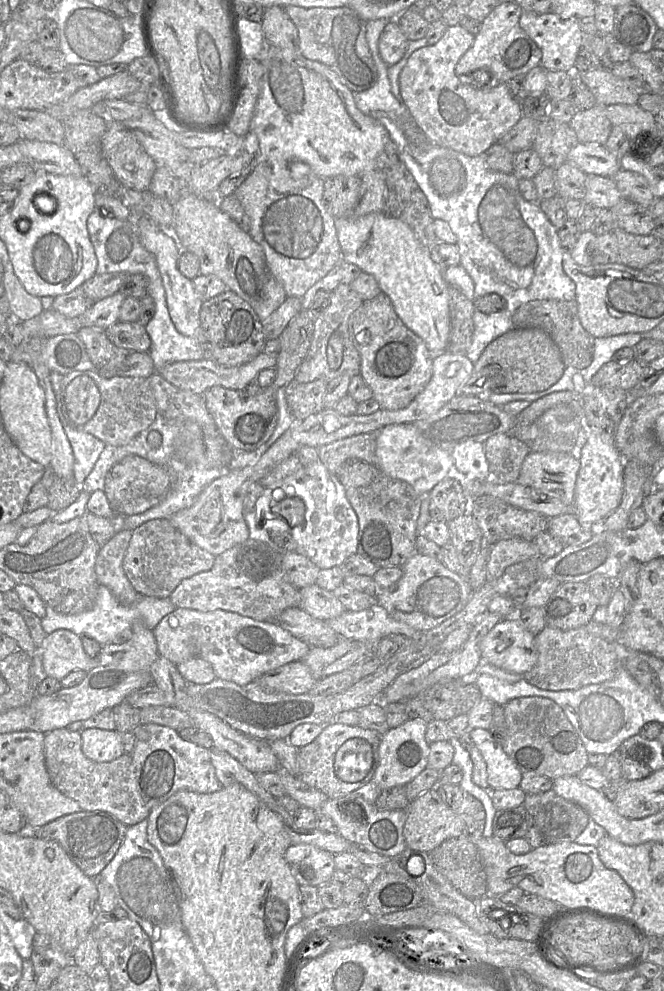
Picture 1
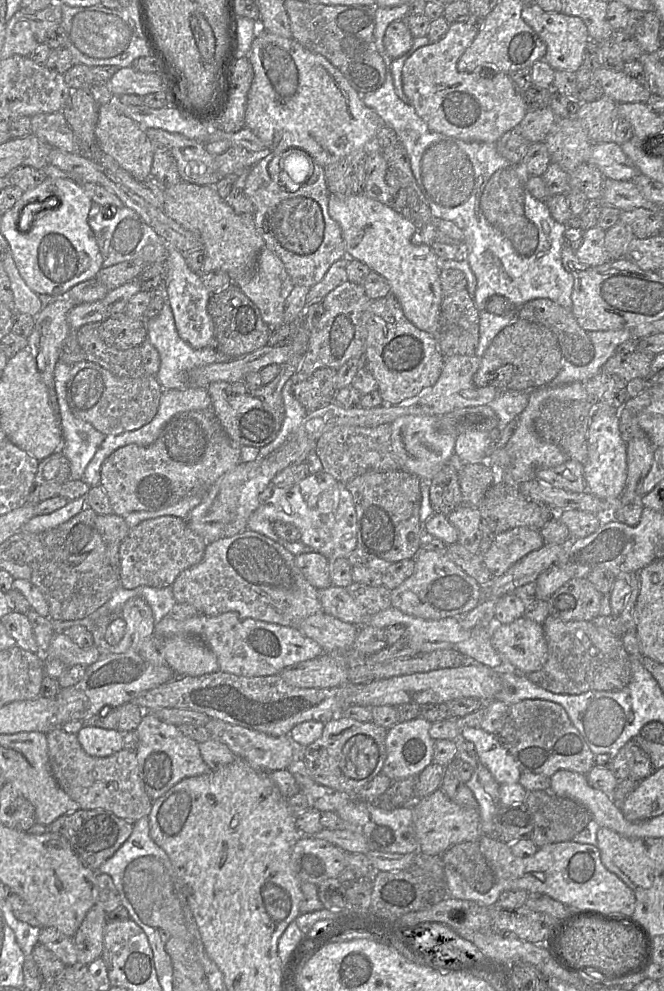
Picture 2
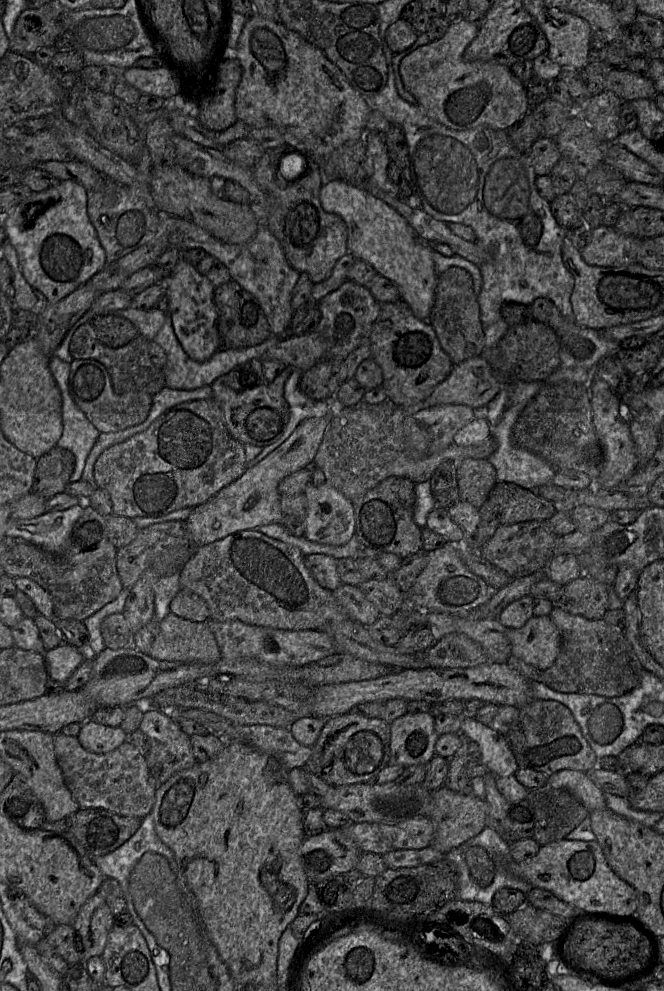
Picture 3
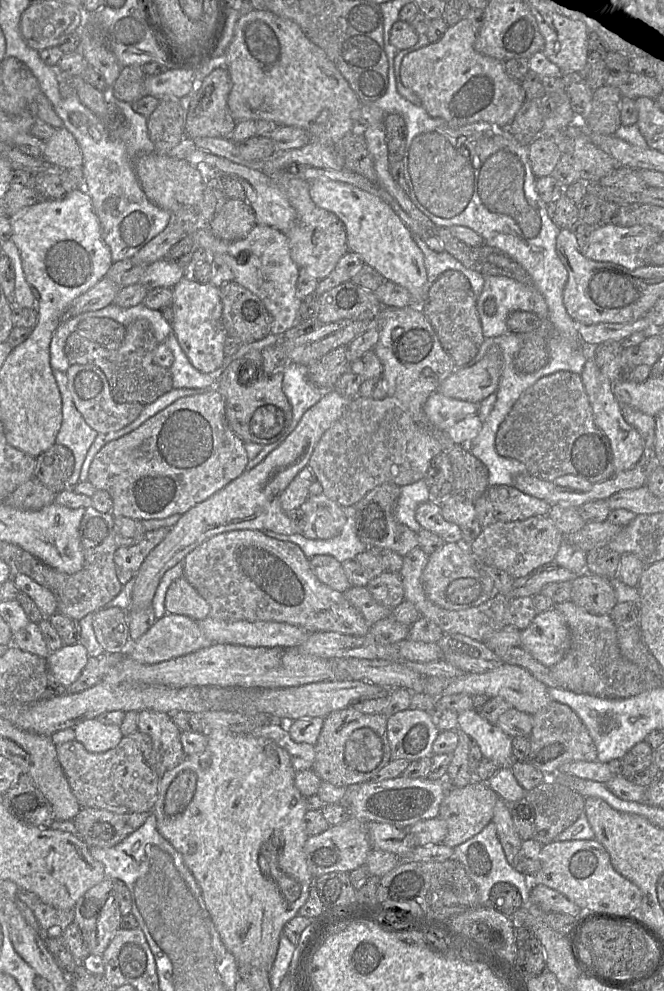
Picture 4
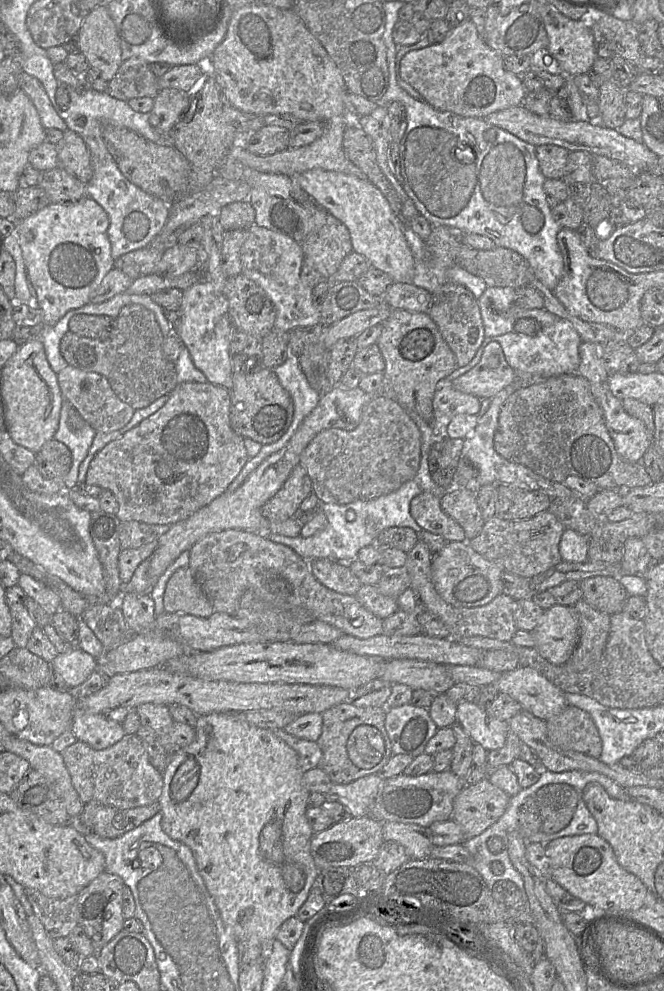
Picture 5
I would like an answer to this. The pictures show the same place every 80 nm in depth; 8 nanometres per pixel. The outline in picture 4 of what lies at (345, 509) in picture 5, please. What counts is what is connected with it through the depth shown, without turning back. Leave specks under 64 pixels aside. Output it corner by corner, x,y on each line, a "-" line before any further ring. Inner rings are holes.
424,480
402,486
395,511
397,521
419,533
423,527
416,520
416,509
420,504
431,499
428,486
-
345,507
347,521
341,532
330,539
308,539
302,534
279,534
270,530
262,531
266,536
276,540
290,542
297,545
304,555
310,559
316,555
330,555
343,563
347,560
356,560
356,556
367,550
367,546
357,535
355,522
355,507

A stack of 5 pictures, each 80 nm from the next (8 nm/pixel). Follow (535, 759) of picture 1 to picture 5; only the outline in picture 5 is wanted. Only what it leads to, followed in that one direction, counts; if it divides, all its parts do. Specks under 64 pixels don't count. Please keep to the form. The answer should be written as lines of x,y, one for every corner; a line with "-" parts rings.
568,705
559,715
547,720
546,725
554,747
600,758
602,740
589,713

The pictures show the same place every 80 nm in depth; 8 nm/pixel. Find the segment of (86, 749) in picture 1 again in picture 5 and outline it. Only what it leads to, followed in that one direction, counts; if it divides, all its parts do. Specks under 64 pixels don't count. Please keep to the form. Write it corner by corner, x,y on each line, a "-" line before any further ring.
75,709
71,730
77,740
95,750
109,748
125,735
122,724
107,718
105,714
91,714

